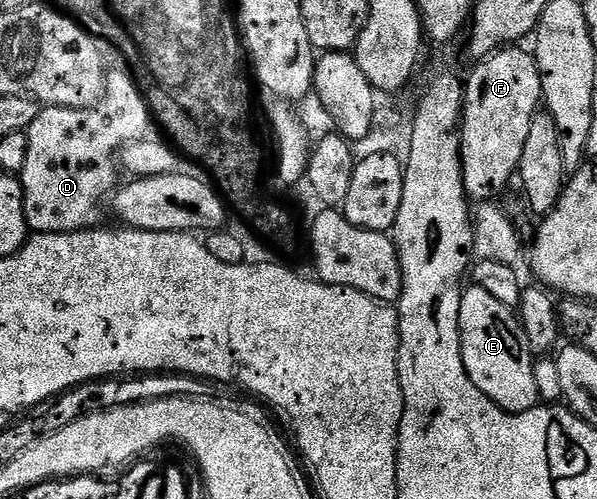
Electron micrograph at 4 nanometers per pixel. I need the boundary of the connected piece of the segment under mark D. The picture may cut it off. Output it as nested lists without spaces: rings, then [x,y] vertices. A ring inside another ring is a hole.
[[[125,68],[118,69],[109,74],[106,79],[106,92],[102,94],[101,101],[96,105],[90,106],[88,109],[73,109],[72,107],[56,107],[48,105],[39,108],[36,119],[30,124],[25,135],[28,139],[28,159],[24,159],[24,167],[20,171],[20,180],[22,182],[22,202],[24,203],[24,219],[26,220],[27,230],[34,233],[75,233],[81,229],[93,229],[99,224],[98,221],[102,217],[102,209],[98,206],[98,201],[102,201],[111,196],[115,192],[116,186],[119,184],[118,173],[120,174],[120,165],[116,158],[121,154],[123,145],[129,141],[140,141],[147,136],[146,133],[152,129],[152,118],[150,116],[150,106],[145,97],[142,96],[138,82]]]

